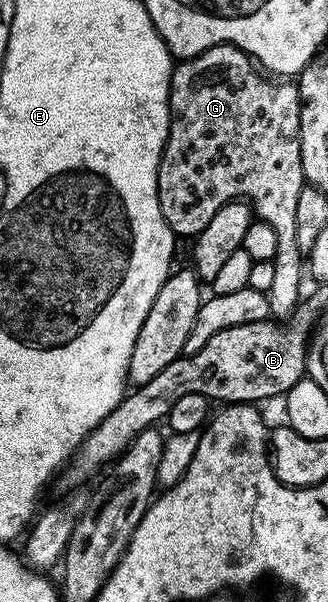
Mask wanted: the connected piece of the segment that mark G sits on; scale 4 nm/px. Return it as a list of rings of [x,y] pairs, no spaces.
[[[220,43],[203,53],[199,53],[193,59],[182,59],[174,66],[173,76],[169,82],[169,139],[165,143],[165,148],[161,154],[161,164],[157,170],[159,209],[165,220],[169,222],[169,228],[173,230],[174,236],[189,235],[188,237],[196,237],[200,231],[207,229],[211,217],[215,217],[215,213],[219,213],[219,209],[223,209],[223,205],[234,201],[248,201],[252,206],[254,216],[267,221],[267,225],[271,225],[275,229],[275,235],[278,238],[278,248],[273,258],[274,280],[271,281],[271,289],[267,294],[270,316],[279,321],[290,317],[294,308],[301,301],[299,295],[301,293],[301,279],[305,277],[305,259],[295,242],[295,208],[299,202],[299,193],[306,185],[303,161],[301,160],[301,93],[296,82],[278,81],[276,78],[266,77],[259,70],[258,64],[244,51],[234,47],[232,43]]]

